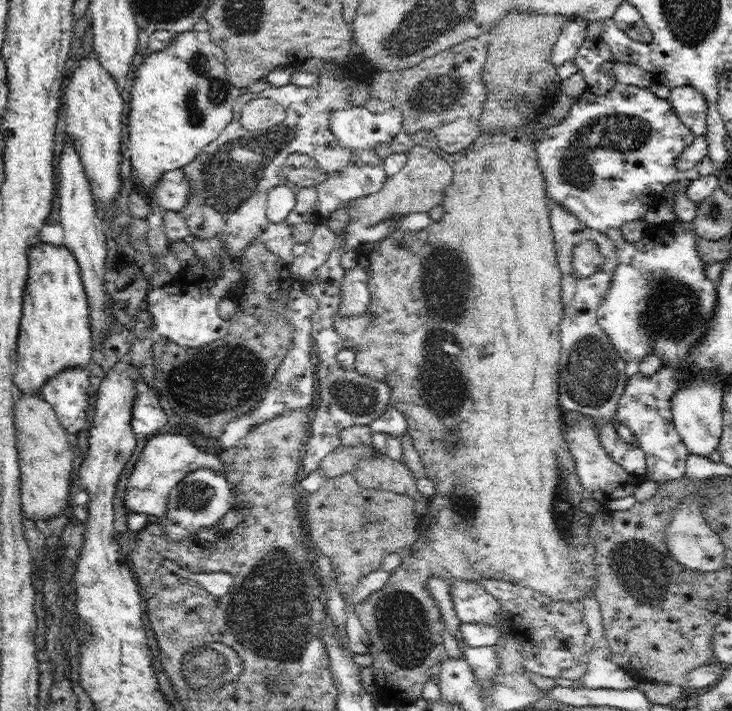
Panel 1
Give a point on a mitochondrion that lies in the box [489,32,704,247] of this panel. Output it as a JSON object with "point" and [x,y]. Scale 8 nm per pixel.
{"point":[624,132]}

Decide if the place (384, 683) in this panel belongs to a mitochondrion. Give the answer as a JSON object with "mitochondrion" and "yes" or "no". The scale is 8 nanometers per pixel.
{"mitochondrion":"yes"}

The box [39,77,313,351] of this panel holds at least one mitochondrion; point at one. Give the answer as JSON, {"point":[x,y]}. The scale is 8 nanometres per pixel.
{"point":[232,178]}

